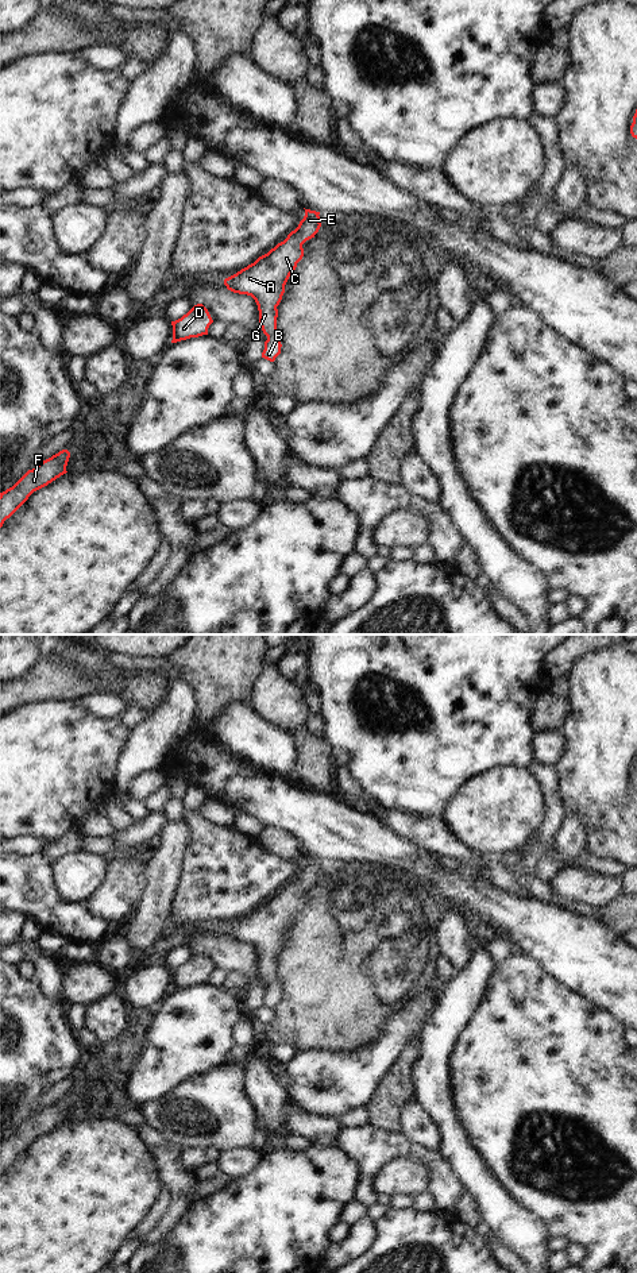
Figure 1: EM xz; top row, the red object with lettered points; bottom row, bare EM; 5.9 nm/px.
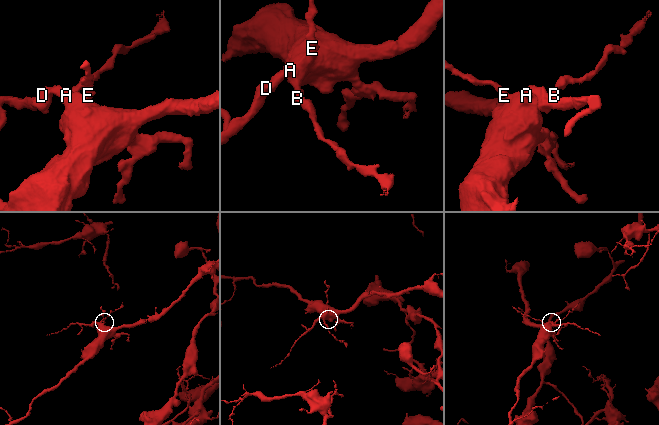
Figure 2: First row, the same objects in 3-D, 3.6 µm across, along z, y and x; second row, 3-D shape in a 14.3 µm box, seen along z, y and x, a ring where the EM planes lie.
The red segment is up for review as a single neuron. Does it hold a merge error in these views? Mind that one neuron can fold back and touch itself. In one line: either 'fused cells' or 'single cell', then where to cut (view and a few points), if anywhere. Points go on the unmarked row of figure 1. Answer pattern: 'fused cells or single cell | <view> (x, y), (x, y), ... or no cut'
single cell | no cut

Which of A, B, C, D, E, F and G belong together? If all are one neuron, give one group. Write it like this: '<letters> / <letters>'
A B C D E F G

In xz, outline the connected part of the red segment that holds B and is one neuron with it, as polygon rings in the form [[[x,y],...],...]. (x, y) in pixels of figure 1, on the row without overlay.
[[[305,857],[305,864],[287,886],[254,911],[224,927],[228,938],[251,944],[259,958],[259,972],[267,984],[262,1006],[274,1010],[281,1002],[277,965],[285,933],[304,904],[302,892],[318,880],[320,860]]]

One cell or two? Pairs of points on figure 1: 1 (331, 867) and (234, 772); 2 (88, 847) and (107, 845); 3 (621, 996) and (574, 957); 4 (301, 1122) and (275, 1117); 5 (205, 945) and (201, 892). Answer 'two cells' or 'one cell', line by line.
1: two cells
2: one cell
3: one cell
4: two cells
5: two cells

